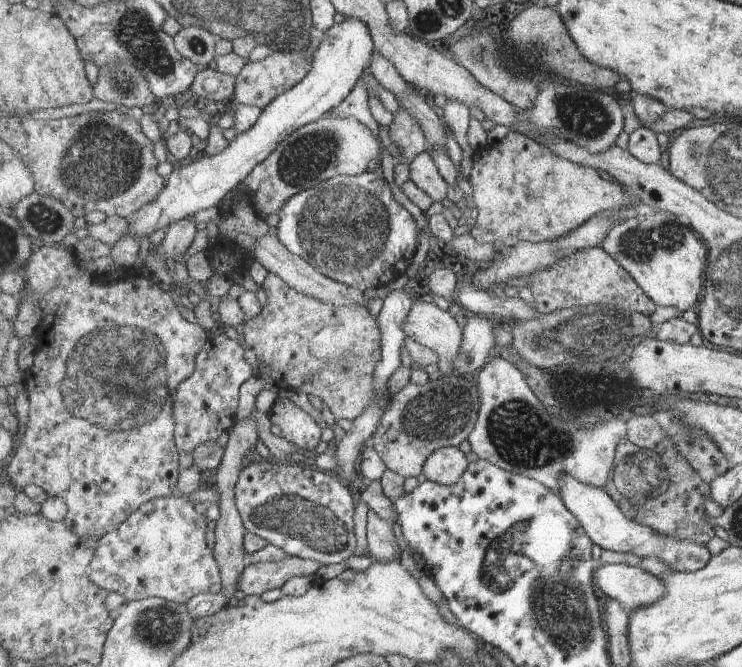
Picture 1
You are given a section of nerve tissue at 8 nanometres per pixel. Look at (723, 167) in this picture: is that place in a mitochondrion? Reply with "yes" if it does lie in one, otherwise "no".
yes

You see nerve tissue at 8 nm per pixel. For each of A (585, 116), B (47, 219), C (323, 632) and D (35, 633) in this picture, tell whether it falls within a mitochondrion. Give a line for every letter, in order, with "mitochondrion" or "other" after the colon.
A: mitochondrion
B: mitochondrion
C: other
D: other

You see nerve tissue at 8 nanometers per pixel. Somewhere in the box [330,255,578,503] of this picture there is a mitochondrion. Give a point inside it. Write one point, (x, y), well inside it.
(438, 413)

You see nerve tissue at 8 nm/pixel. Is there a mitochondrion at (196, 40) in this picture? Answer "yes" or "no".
yes

